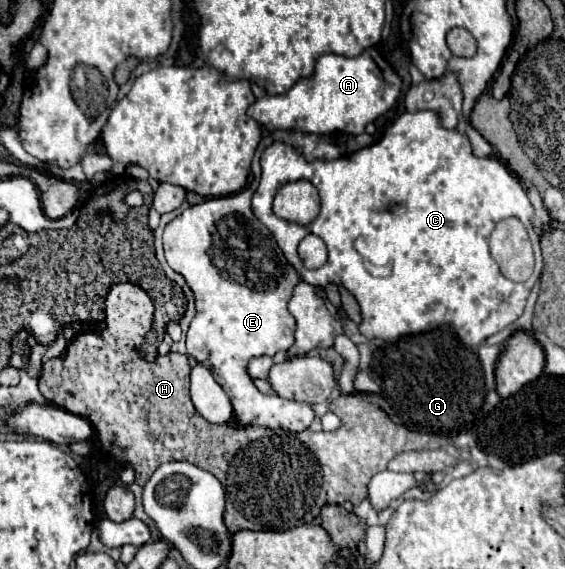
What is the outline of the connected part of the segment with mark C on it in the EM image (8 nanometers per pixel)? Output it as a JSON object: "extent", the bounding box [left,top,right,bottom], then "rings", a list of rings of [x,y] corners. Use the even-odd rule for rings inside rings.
{"extent":[253,111,543,347],"rings":[[[433,111],[403,113],[385,131],[383,139],[335,161],[309,163],[297,149],[285,143],[273,143],[261,155],[261,169],[261,183],[253,195],[255,217],[271,231],[289,263],[301,273],[307,283],[325,287],[329,281],[333,281],[345,285],[355,295],[363,315],[359,329],[367,337],[393,341],[403,335],[423,333],[439,325],[447,325],[459,335],[463,343],[467,343],[469,347],[477,347],[487,337],[499,333],[521,317],[529,295],[527,288],[537,282],[543,269],[539,235],[535,233],[531,223],[533,207],[519,181],[497,159],[475,157],[469,139],[455,129],[441,129],[441,121]],[[299,179],[307,179],[309,183],[313,183],[321,195],[321,213],[309,227],[287,223],[271,211],[275,193],[285,183]],[[507,217],[517,217],[523,225],[529,225],[529,237],[535,257],[534,272],[529,284],[505,279],[499,273],[497,263],[489,255],[489,235],[495,225]],[[309,231],[321,237],[329,251],[327,265],[319,269],[307,269],[297,255],[297,245],[305,235],[309,235]],[[365,261],[371,261],[373,265],[391,263],[393,273],[389,277],[373,277],[363,267]]]}

